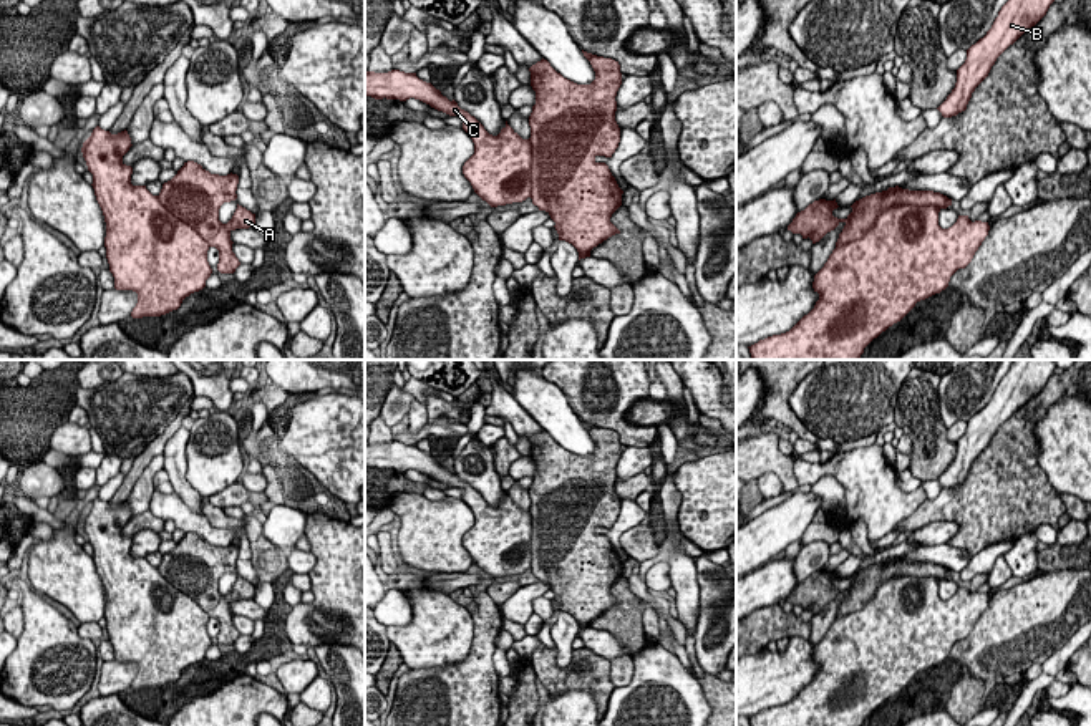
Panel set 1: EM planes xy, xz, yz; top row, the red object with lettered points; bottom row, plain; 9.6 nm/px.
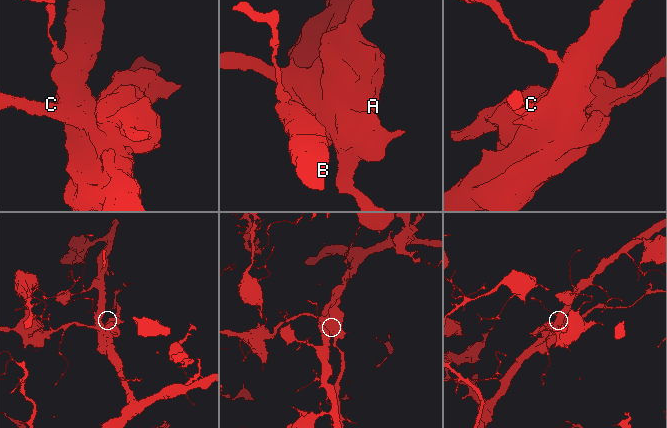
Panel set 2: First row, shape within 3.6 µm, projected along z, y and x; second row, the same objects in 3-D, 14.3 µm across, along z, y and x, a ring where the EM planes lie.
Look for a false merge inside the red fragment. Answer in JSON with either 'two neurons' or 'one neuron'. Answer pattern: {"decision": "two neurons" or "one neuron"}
{"decision": "two neurons"}

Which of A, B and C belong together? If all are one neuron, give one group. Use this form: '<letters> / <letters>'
A / B C

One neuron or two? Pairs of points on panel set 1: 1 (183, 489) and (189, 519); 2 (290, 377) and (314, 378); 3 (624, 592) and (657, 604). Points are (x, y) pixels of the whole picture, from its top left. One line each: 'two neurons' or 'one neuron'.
1: two neurons
2: one neuron
3: two neurons

